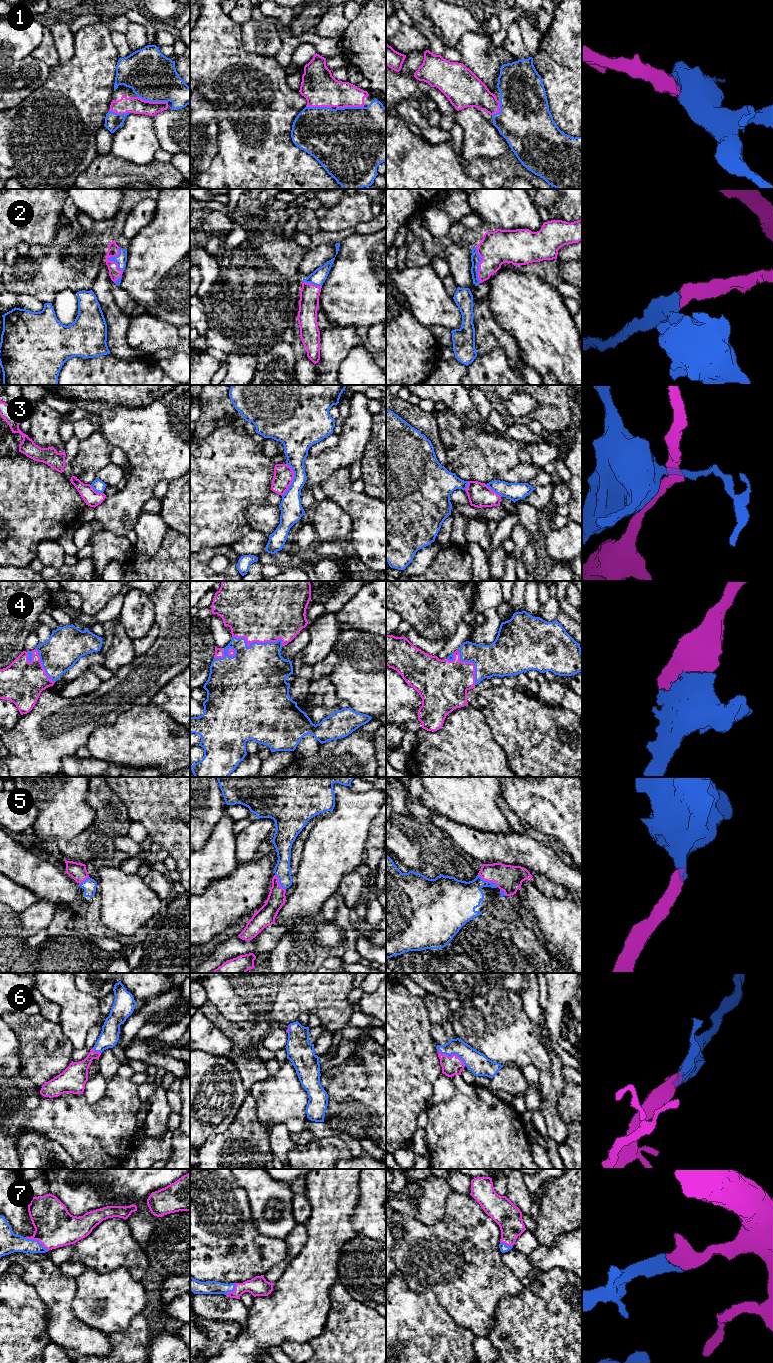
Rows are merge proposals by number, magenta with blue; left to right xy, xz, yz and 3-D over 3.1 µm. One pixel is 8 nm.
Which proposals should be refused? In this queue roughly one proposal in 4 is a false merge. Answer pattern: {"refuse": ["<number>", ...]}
{"refuse": ["3"]}

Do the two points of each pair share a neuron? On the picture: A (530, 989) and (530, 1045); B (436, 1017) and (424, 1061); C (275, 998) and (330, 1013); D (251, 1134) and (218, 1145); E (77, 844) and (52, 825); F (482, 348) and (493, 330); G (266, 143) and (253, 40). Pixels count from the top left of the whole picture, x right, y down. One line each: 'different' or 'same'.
A: different
B: different
C: same
D: same
E: different
F: same
G: different

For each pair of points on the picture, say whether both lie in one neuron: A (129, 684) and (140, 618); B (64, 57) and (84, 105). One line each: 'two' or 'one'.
A: two
B: two

